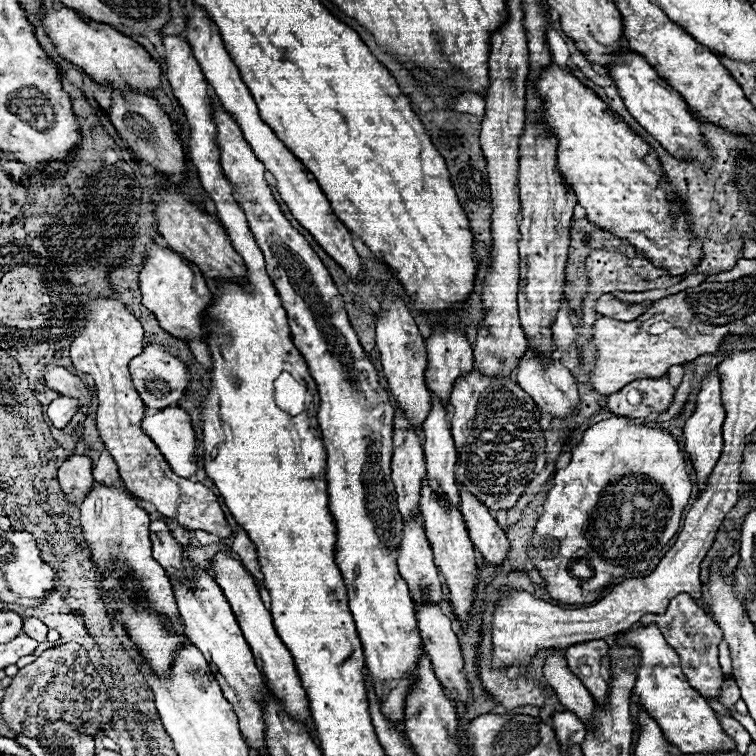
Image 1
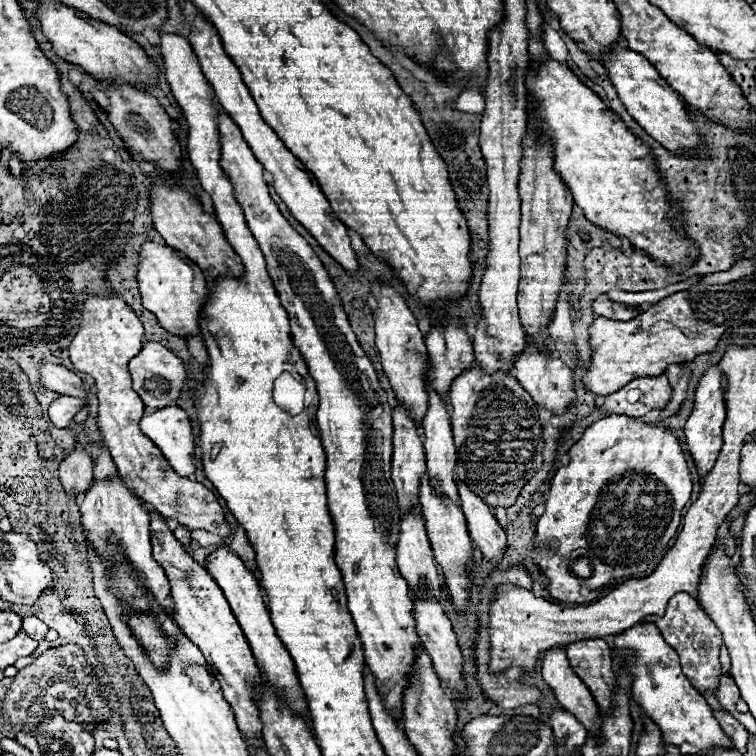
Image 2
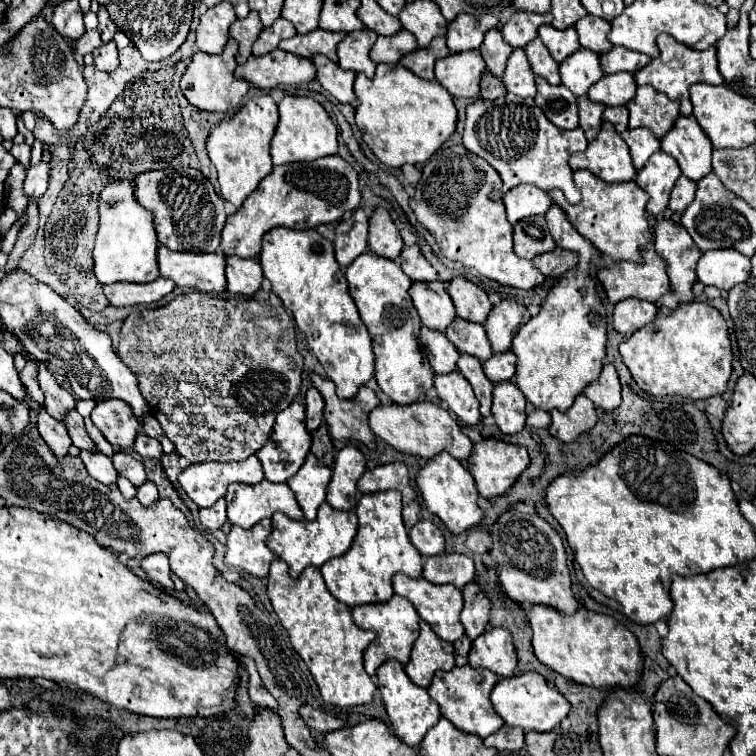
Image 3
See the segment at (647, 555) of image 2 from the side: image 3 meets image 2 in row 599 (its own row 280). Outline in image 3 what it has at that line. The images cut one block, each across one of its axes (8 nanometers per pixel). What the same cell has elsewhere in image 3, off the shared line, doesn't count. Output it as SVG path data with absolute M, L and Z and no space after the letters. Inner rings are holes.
M550 206L546 212L546 222L556 246L572 250L578 254L580 264L558 278L548 290L540 312L532 316L514 336L512 352L518 356L516 380L526 396L540 410L568 410L574 398L592 382L598 380L604 356L606 356L606 308L598 296L594 284L590 282L590 262L598 258L594 244L588 244L568 222L560 208Z

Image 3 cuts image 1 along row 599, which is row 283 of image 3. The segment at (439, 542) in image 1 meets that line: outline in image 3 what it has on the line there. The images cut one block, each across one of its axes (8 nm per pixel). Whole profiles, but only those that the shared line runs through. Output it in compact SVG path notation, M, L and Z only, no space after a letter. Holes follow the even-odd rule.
M456 276L448 284L448 294L450 294L452 302L454 302L458 318L484 324L492 304L488 300L488 294L480 286L472 284L470 280L466 280L462 276Z

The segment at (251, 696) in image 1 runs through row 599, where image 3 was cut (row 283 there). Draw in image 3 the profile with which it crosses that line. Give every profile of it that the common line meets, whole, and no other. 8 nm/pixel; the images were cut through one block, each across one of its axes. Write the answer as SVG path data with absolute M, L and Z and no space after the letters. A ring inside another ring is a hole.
M160 246L158 266L160 266L160 276L174 280L178 288L194 288L210 294L220 294L226 290L222 254L172 252Z

